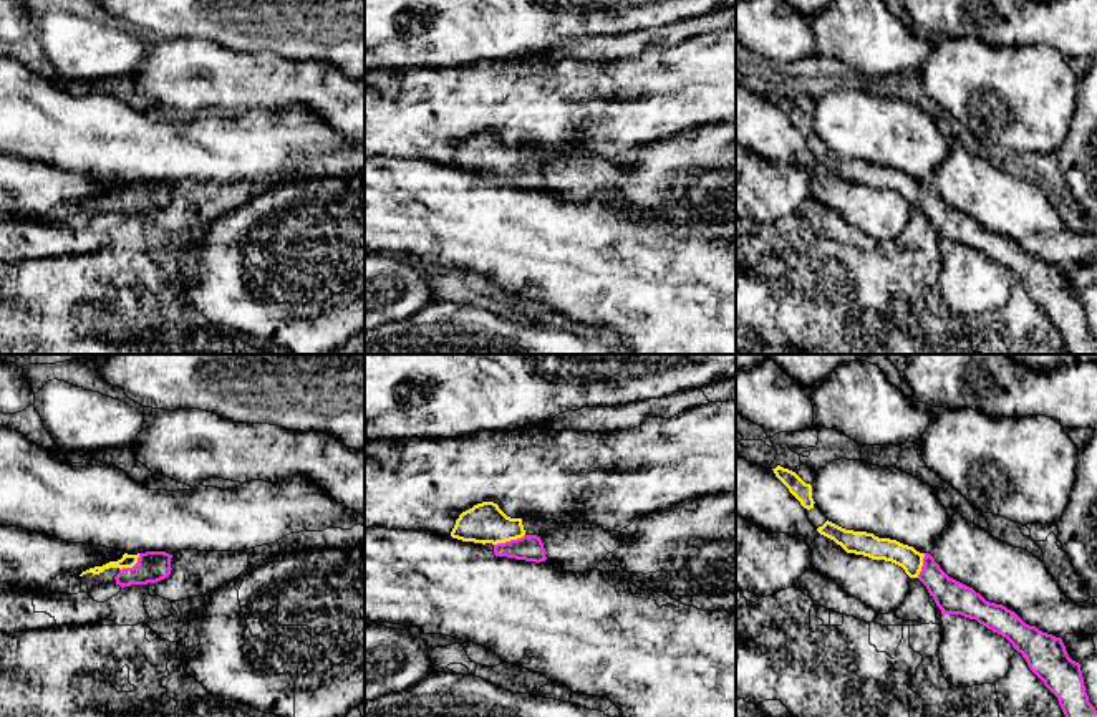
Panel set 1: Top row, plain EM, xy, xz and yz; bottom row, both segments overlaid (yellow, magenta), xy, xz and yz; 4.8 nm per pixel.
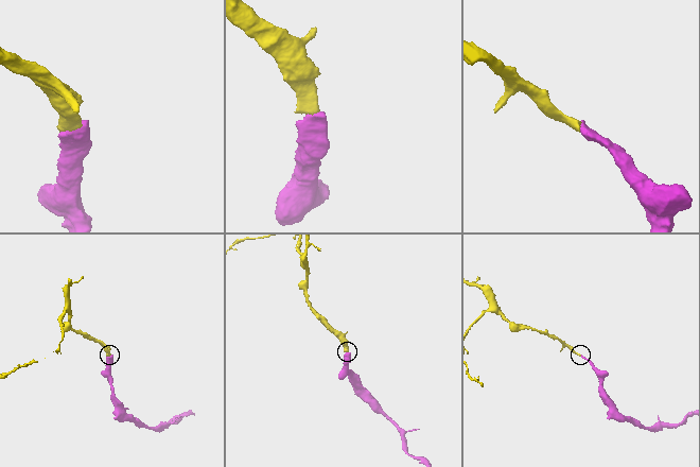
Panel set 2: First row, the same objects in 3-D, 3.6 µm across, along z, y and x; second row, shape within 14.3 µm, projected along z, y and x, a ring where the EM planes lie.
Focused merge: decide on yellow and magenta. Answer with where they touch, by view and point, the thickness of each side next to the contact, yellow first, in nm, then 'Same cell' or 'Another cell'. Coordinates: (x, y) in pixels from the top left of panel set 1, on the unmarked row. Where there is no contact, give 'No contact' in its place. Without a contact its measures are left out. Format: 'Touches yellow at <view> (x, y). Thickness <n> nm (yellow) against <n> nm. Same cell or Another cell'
Touches yellow at xz (509, 169). Thickness 190 nm (yellow) against 130 nm. Same cell

